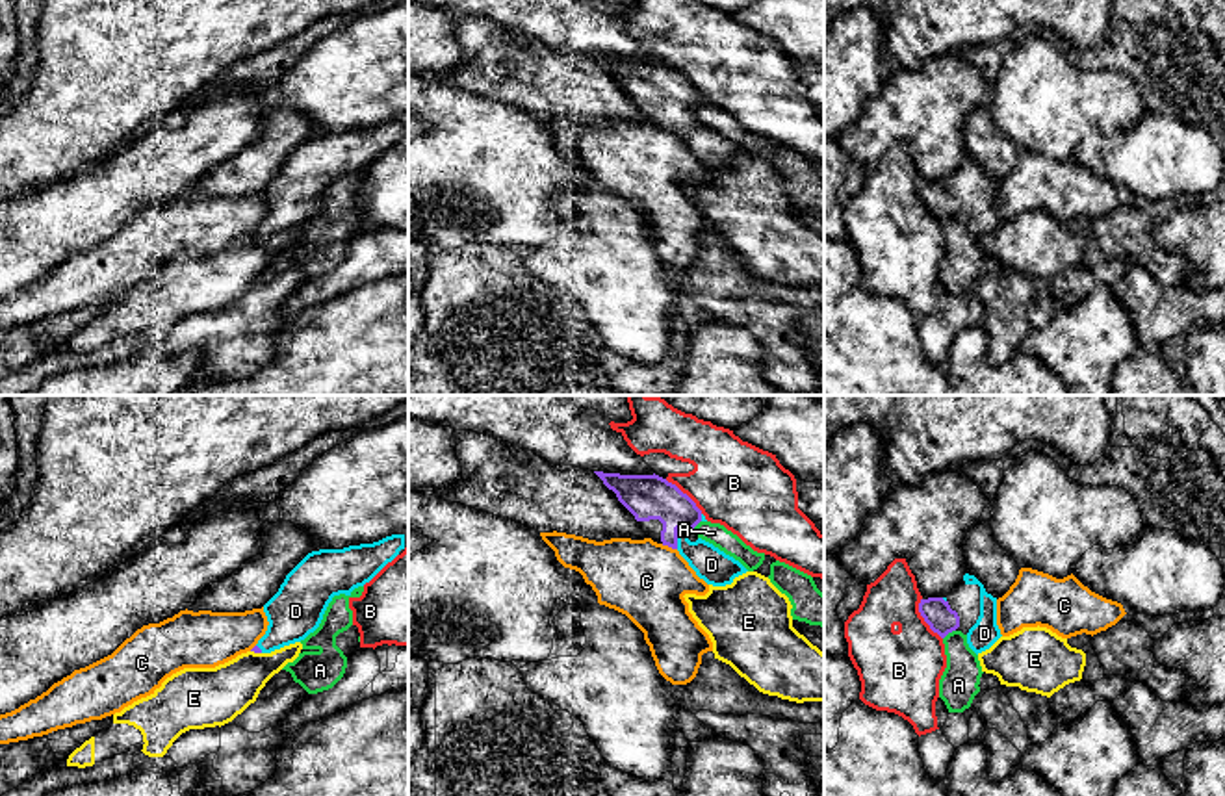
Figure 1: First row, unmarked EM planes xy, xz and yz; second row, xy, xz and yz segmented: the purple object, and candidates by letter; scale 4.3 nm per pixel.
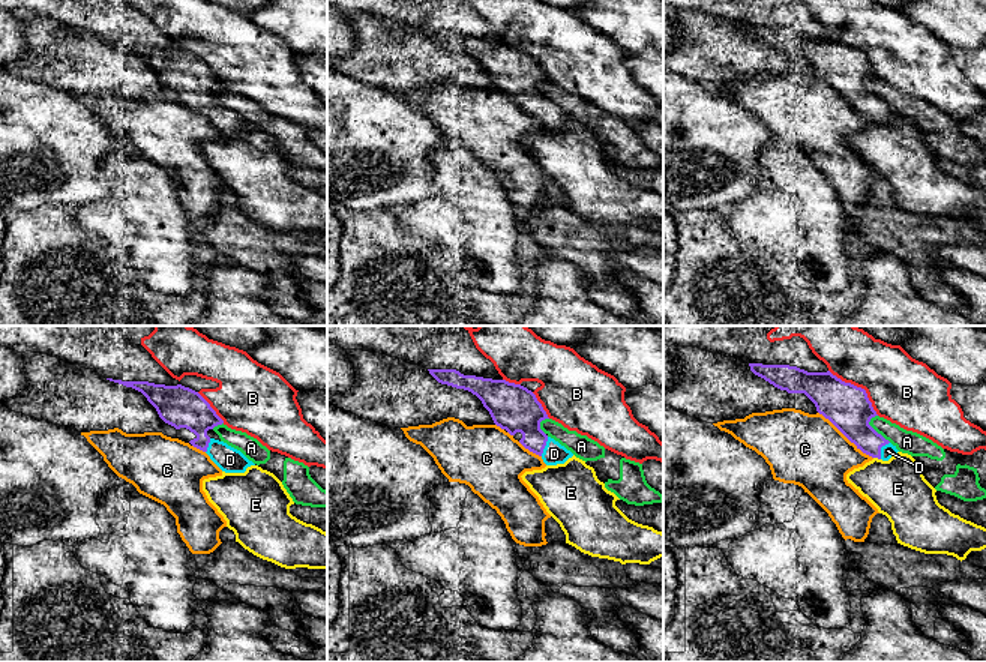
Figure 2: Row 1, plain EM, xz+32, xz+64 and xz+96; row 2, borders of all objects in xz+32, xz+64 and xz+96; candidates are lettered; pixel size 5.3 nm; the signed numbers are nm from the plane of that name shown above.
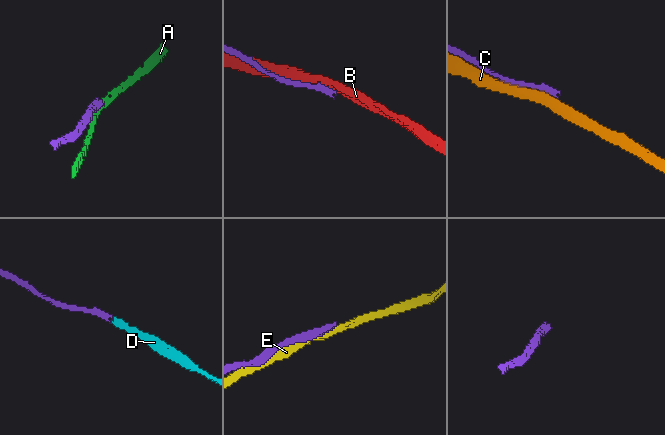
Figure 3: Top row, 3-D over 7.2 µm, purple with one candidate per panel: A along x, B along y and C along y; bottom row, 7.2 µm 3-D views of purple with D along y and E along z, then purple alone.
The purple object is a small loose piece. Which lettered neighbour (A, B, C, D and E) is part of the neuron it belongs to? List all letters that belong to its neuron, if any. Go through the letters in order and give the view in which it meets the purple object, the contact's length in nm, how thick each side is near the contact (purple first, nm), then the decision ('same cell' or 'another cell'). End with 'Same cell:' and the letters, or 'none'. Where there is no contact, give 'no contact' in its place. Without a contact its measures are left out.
A: yz | 70 nm | 120/170 nm | another cell
B: yz | 200 nm | 120/340 nm | another cell
C: xz | 80 nm | 190/340 nm | another cell
D: xz | 60 nm | 190/150 nm | same cell
E: xy | 50 nm | 30/240 nm | another cell
Same cell: D

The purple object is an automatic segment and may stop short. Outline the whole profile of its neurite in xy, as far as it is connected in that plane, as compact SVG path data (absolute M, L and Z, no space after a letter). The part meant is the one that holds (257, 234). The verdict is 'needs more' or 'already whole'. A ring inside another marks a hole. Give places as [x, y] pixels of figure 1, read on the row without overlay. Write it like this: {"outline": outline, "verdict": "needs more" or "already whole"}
{"outline": "M405 119L308 137L264 189L269 210L251 236L271 238L304 225L319 212L334 180L351 180L355 173L369 167L392 147L401 134L405 134Z", "verdict": "needs more"}

